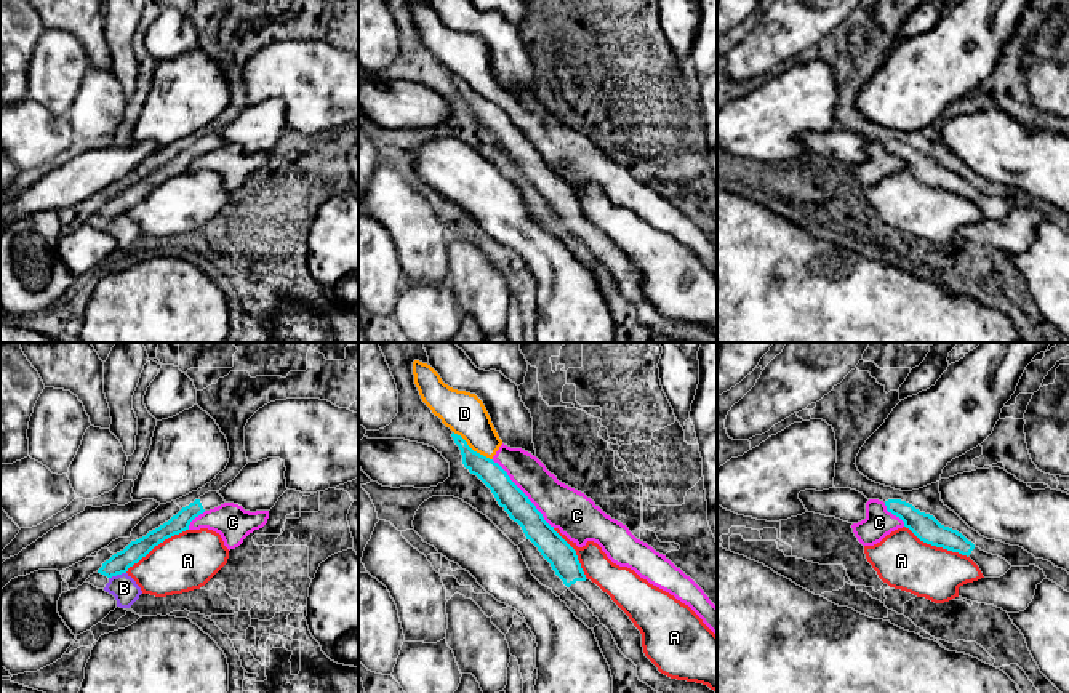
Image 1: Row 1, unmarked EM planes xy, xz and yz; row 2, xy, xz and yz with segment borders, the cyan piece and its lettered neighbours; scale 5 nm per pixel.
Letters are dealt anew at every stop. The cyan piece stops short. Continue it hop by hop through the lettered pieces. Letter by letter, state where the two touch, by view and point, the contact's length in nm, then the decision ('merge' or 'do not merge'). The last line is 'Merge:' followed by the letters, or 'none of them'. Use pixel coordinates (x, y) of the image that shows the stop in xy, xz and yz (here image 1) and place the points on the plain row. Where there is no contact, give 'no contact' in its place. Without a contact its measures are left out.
A: contact xy (156, 186); length 380 nm; do not merge
B: contact xy (117, 215); length 90 nm; do not merge
C: contact xz (524, 135); length 460 nm; do not merge
D: contact xz (471, 90); length 240 nm; do not merge
Merge: none of them

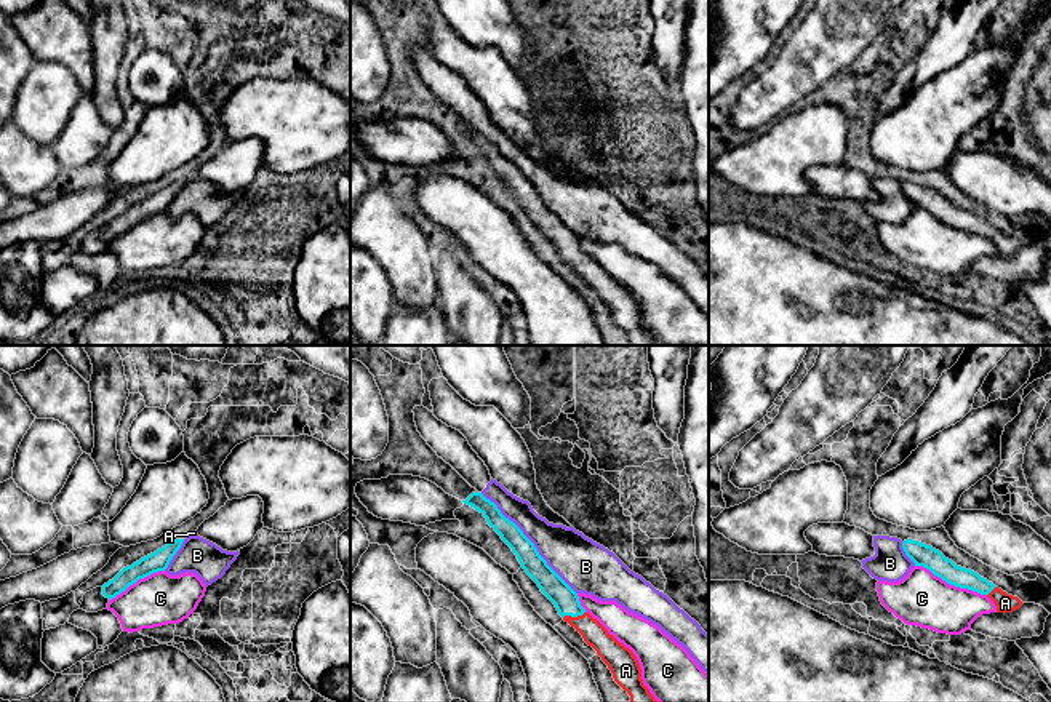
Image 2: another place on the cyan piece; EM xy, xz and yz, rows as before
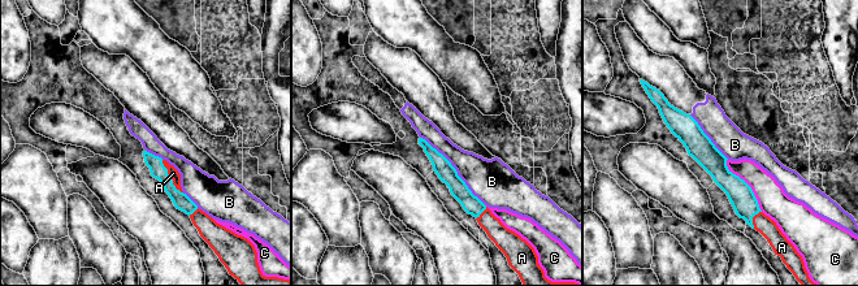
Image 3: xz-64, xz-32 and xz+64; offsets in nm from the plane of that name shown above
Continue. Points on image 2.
A: contact xz (573, 258); length 120 nm; merge
B: contact xz (530, 183); length 700 nm; do not merge
C: contact yz (951, 226); length 400 nm; do not merge
Merge: A

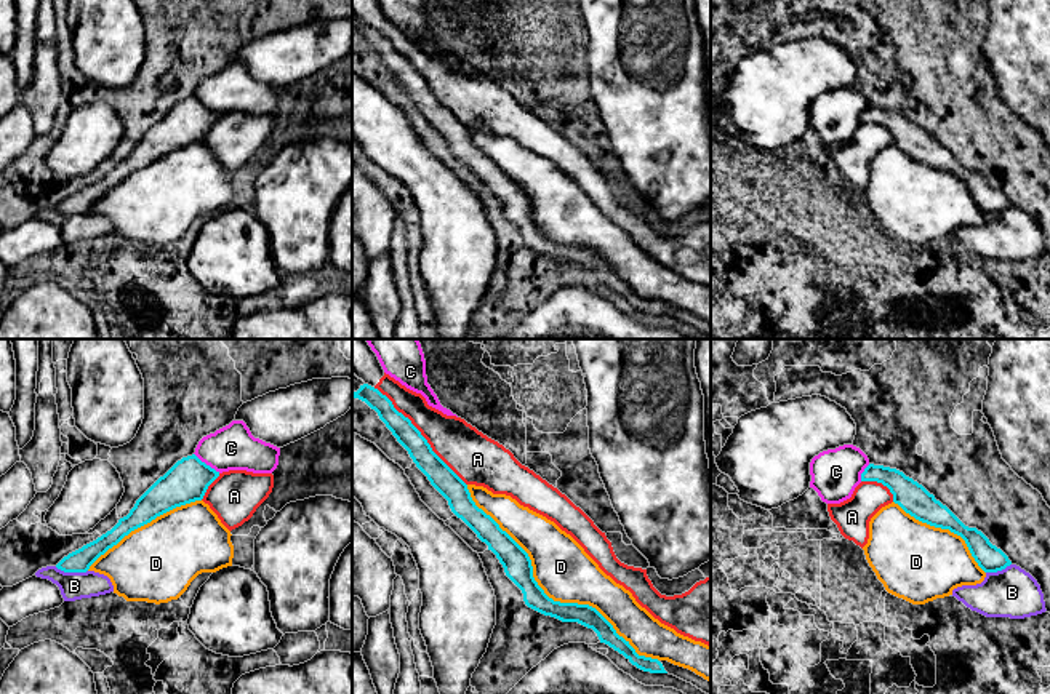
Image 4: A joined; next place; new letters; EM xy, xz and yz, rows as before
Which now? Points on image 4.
A: contact xz (420, 75); length 700 nm; do not merge
B: contact xy (71, 213); length 170 nm; do not merge
C: contact xy (205, 106); length 170 nm; do not merge
D: contact xz (546, 237); length 1300 nm; do not merge
Merge: none of them

